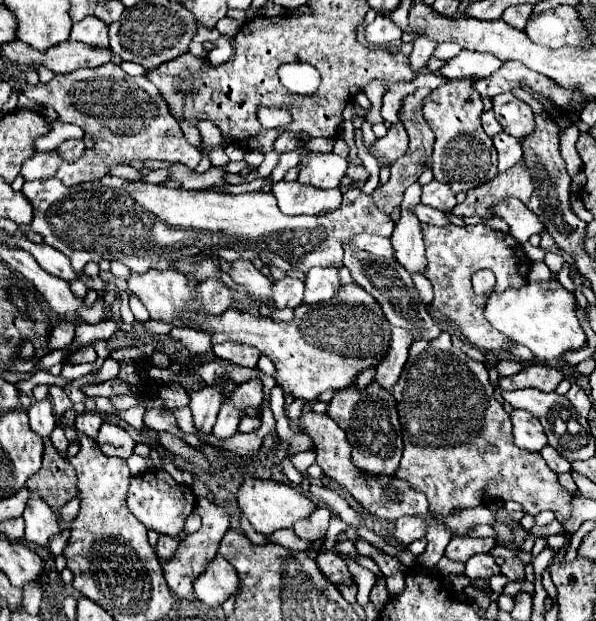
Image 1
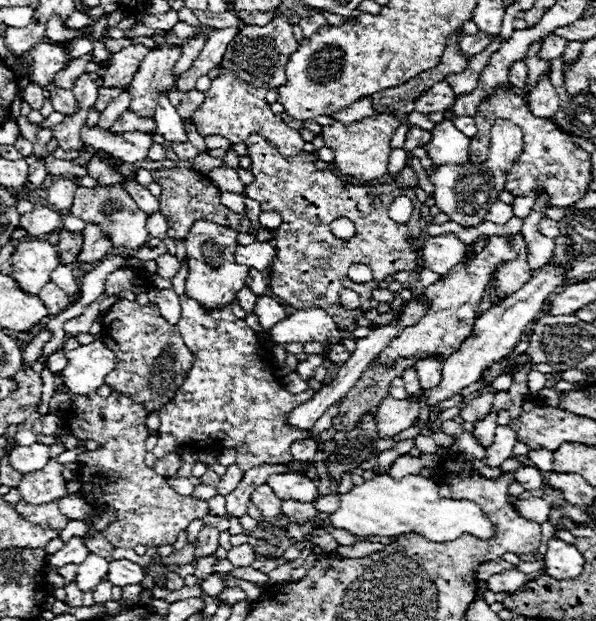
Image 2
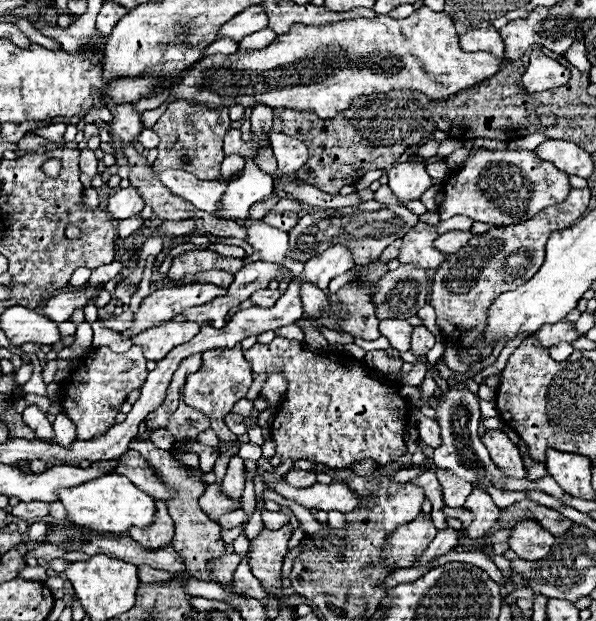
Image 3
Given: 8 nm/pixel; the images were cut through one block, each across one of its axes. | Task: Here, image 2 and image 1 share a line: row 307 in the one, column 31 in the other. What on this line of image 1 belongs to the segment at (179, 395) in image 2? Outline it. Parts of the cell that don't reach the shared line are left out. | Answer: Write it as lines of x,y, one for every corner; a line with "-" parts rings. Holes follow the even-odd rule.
104,176
102,180
84,182
78,186
64,186
56,178
48,180
32,180
24,182
22,194
36,204
34,206
34,220
28,228
20,228
22,232
38,232
44,242
60,252
64,252
72,268
82,272
88,262
100,260
122,260
132,272
144,274
146,270
154,268
160,260
178,260
180,256
196,256
196,254
210,254
220,256
222,260
254,260
260,258
268,266
278,266
284,272
300,270
308,272
314,266
322,268
336,268
342,270
342,242
348,236
368,232
390,236
394,230
394,222
384,212
374,208
374,200
362,190
350,188
342,196
342,208
330,212
326,216
286,216
280,212
276,198
272,192
248,192
248,194
222,194
214,190
176,190
166,188
164,184
146,184
146,182
130,182
114,176

